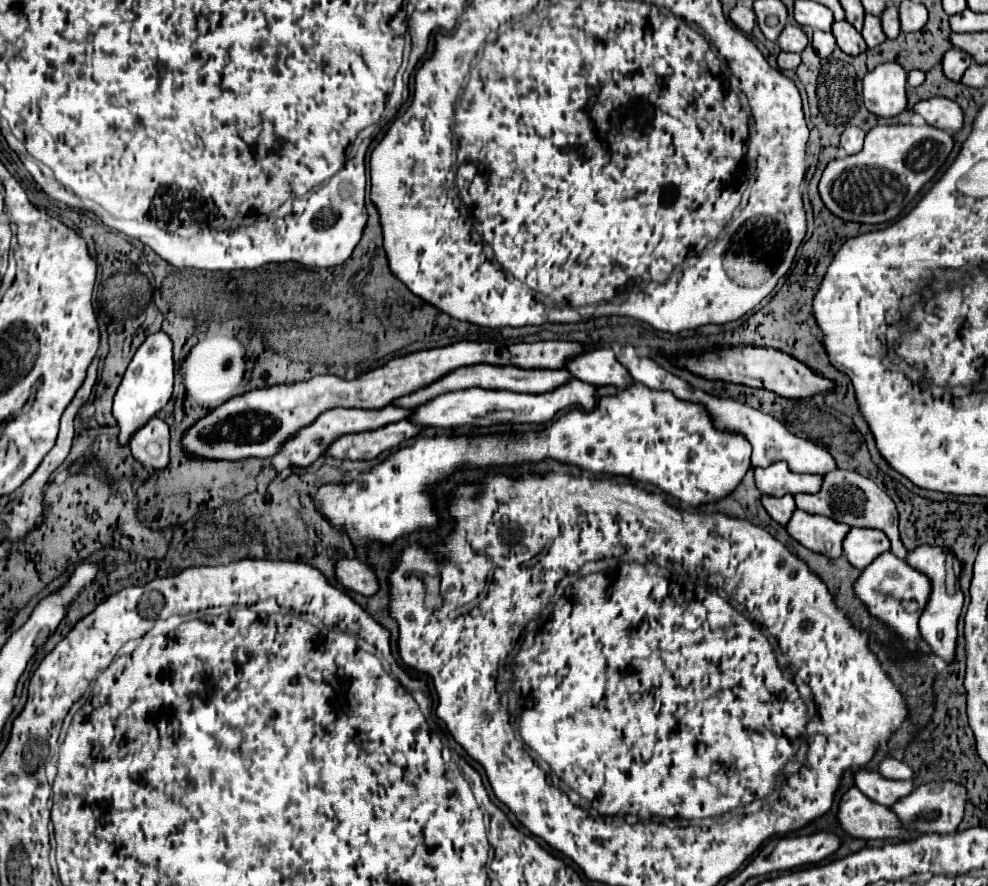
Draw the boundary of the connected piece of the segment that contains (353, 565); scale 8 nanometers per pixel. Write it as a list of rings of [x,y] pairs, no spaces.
[[[342,558],[336,564],[336,578],[340,580],[340,584],[348,590],[354,590],[362,596],[374,596],[378,592],[378,578],[376,574],[362,564],[358,558]]]

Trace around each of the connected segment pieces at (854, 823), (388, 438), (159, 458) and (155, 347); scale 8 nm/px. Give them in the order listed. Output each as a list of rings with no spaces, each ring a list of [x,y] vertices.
[[[856,786],[848,788],[848,790],[842,794],[840,804],[838,804],[838,814],[836,814],[836,818],[838,818],[840,828],[842,828],[846,834],[854,836],[854,838],[866,838],[866,840],[868,840],[868,838],[902,838],[902,840],[908,840],[910,836],[914,836],[914,834],[902,830],[902,826],[898,824],[898,818],[896,818],[886,806],[868,800]]]
[[[398,420],[376,430],[344,434],[328,446],[326,456],[334,460],[374,460],[380,456],[380,452],[396,448],[404,440],[414,438],[420,430],[422,428],[410,424],[408,420]]]
[[[154,416],[128,446],[134,460],[138,460],[148,472],[160,472],[168,466],[168,440],[168,424]]]
[[[156,332],[156,334],[148,336],[148,338],[142,342],[142,346],[136,350],[136,354],[134,354],[128,370],[124,372],[124,378],[122,378],[116,394],[114,394],[112,413],[117,420],[118,428],[120,428],[120,432],[118,432],[118,442],[120,442],[120,444],[128,444],[128,440],[132,438],[132,434],[134,434],[136,430],[140,430],[156,412],[160,412],[160,410],[166,406],[166,402],[168,402],[170,396],[172,396],[172,384],[174,384],[172,340],[170,340],[164,332]]]

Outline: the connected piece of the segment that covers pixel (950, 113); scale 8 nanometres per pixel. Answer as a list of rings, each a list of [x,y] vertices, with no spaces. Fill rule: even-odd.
[[[946,98],[922,100],[914,106],[914,112],[920,114],[930,126],[946,130],[948,134],[956,134],[964,126],[964,112],[962,108]]]

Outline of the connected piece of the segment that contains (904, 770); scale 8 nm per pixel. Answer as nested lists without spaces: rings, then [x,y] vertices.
[[[884,758],[880,762],[878,770],[882,776],[888,776],[888,778],[912,778],[914,776],[914,772],[904,762],[900,762],[896,758]]]

